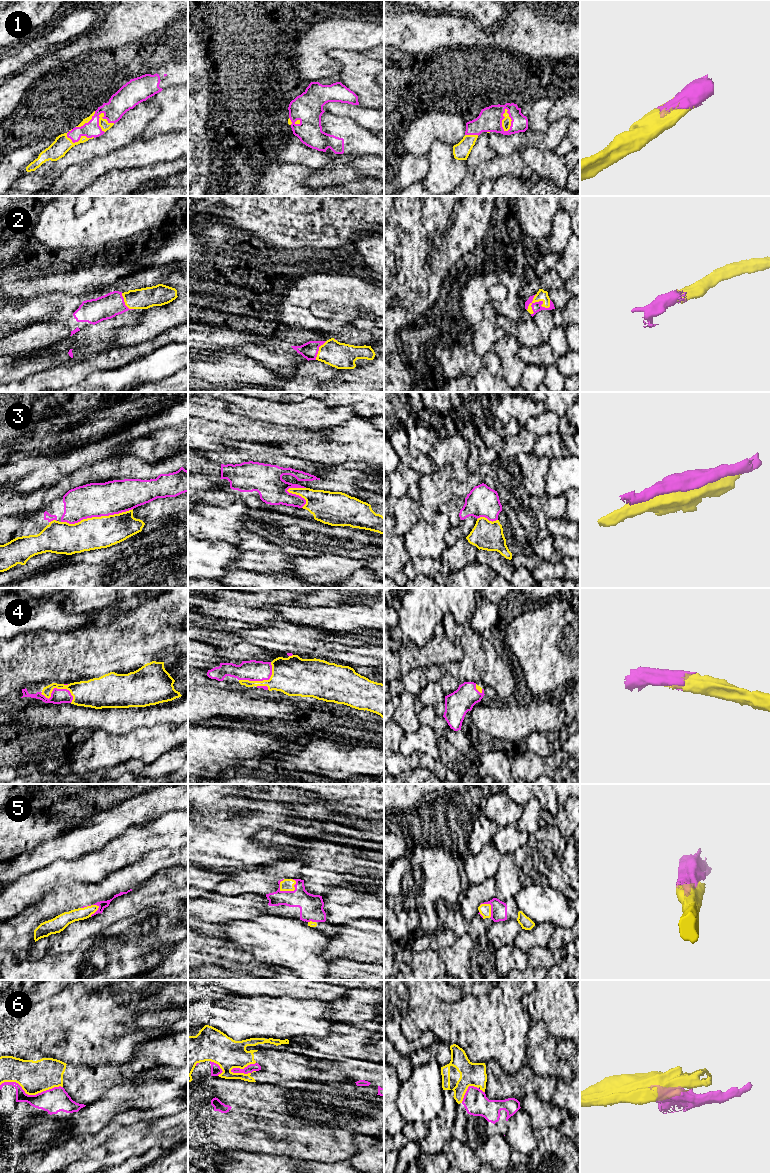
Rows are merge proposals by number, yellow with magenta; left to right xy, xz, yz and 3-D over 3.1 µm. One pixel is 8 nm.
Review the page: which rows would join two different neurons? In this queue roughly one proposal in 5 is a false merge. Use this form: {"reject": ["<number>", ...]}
{"reject": ["3", "6"]}

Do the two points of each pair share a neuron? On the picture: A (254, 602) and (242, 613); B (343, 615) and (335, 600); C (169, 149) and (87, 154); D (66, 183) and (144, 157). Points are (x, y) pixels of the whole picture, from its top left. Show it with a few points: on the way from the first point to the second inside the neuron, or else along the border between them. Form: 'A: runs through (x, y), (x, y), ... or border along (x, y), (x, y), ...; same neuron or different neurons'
A: border along (226, 602), (260, 607), (266, 610); different neurons
B: border along (361, 599), (353, 603), (335, 606), (314, 605); different neurons
C: border along (129, 144), (115, 148), (85, 162); different neurons
D: runs through (85, 174), (111, 160), (125, 158); same neuron

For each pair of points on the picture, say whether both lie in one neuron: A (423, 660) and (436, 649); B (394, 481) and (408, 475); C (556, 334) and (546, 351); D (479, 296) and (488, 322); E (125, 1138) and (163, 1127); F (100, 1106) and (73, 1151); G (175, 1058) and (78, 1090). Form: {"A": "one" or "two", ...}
{"A": "one", "B": "one", "C": "one", "D": "two", "E": "one", "F": "two", "G": "one"}

